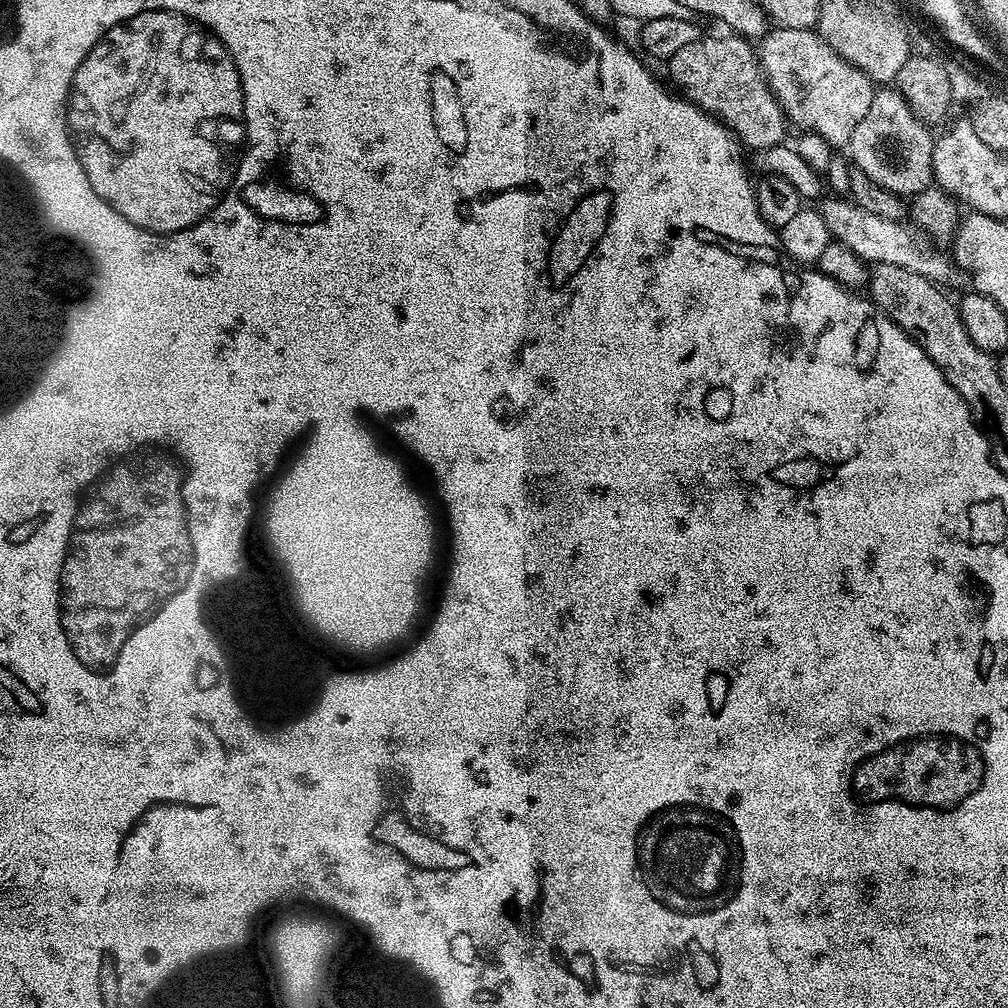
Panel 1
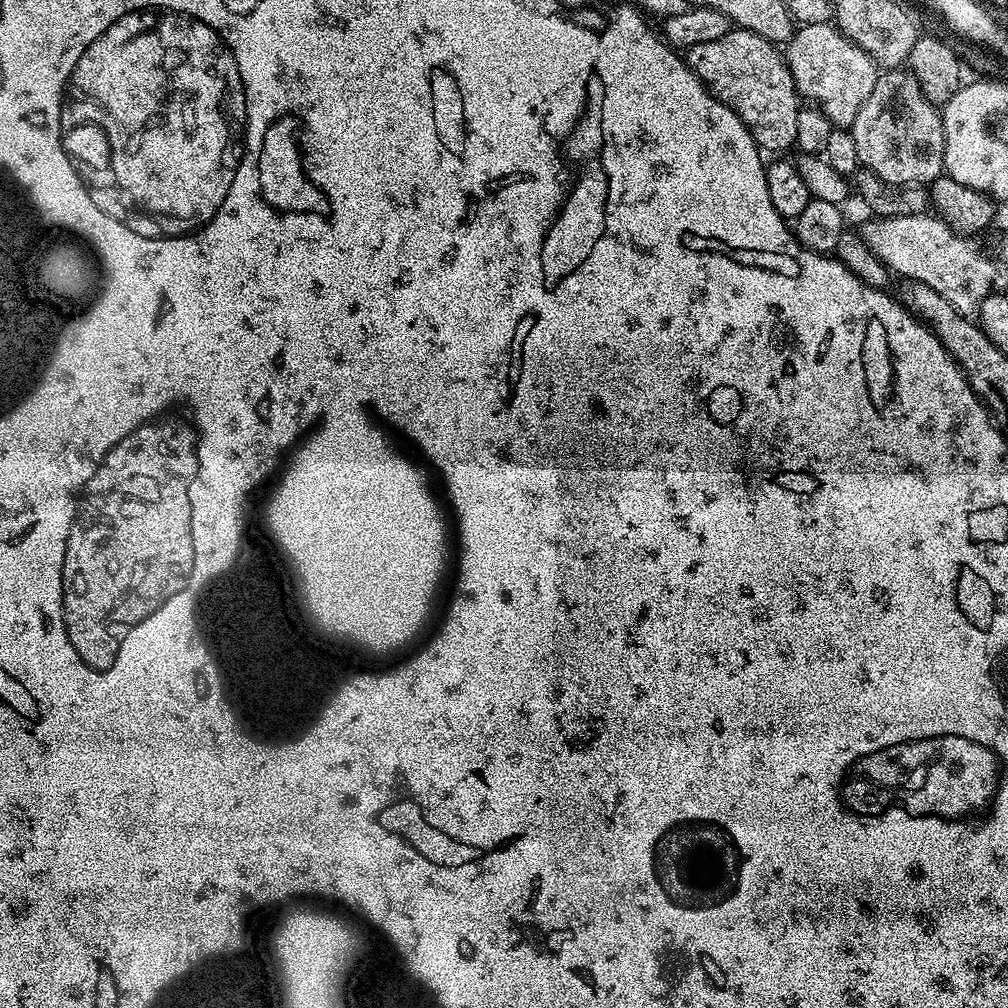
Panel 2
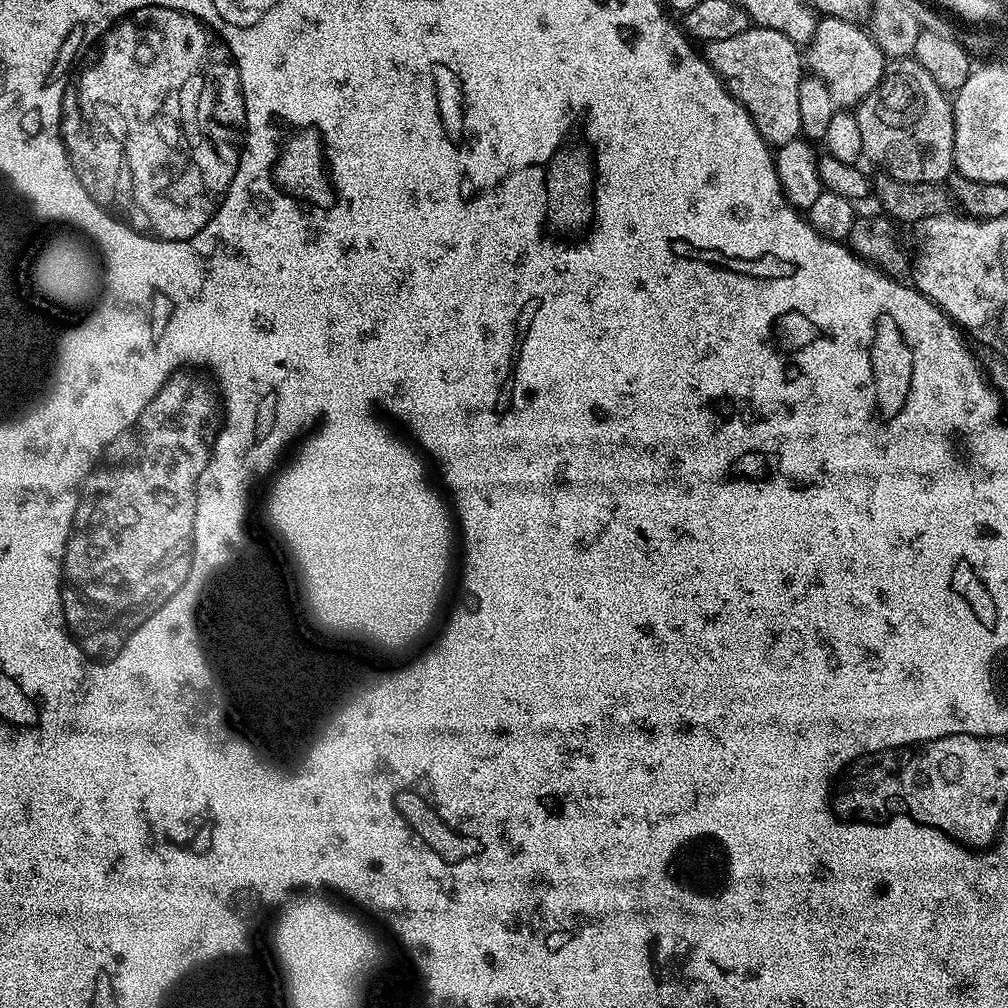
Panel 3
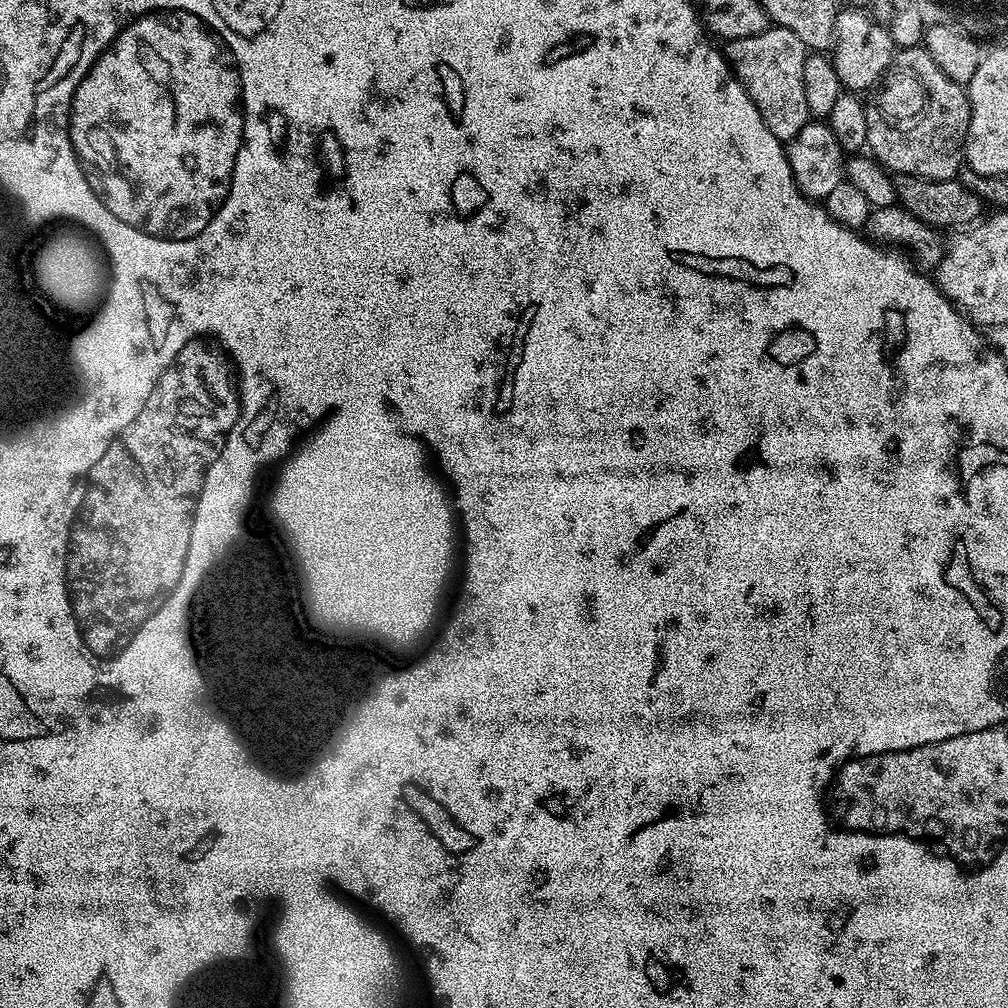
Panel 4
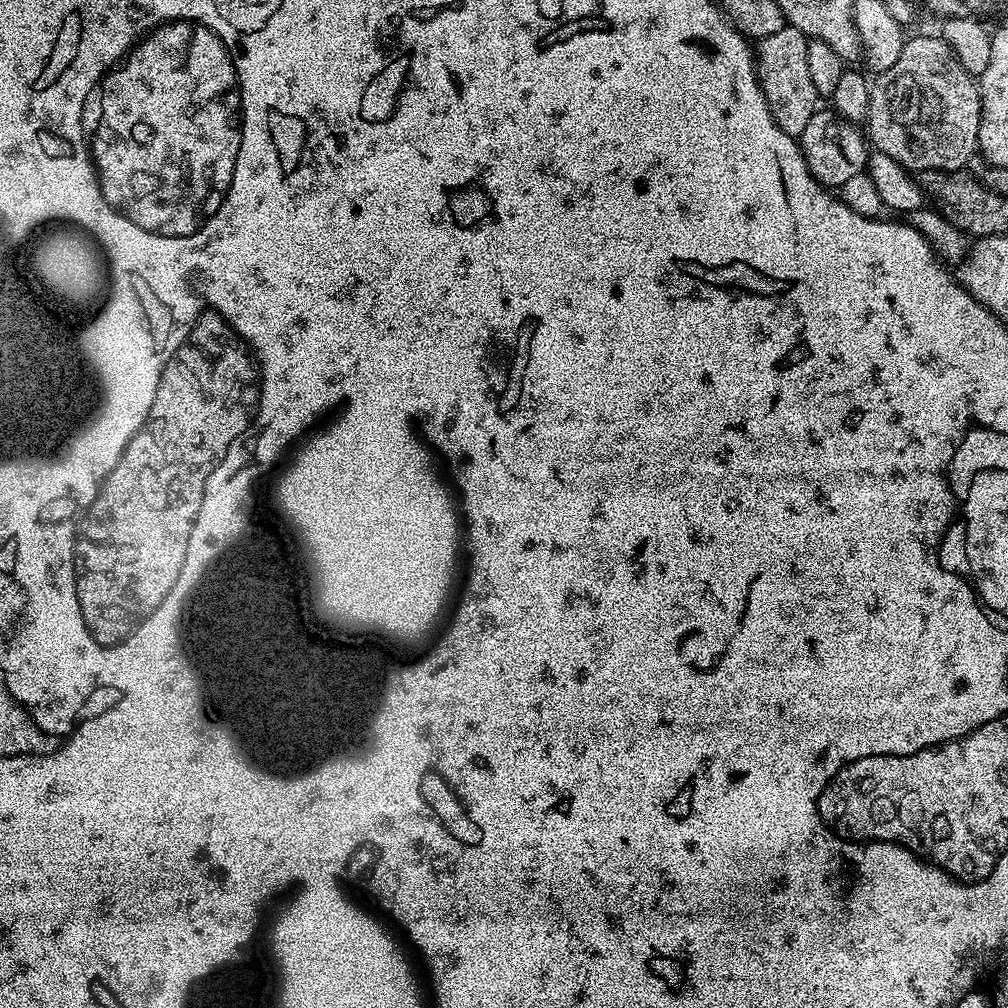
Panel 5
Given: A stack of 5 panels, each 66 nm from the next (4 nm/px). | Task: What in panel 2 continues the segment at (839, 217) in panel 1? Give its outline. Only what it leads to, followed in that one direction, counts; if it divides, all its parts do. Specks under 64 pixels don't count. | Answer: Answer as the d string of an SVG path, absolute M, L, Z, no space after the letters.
M906 214L868 218L858 228L860 236L873 254L892 272L904 280L917 280L930 290L938 290L958 314L971 317L986 297L993 295L1001 265L984 253L979 239L955 232L945 220L935 214Z

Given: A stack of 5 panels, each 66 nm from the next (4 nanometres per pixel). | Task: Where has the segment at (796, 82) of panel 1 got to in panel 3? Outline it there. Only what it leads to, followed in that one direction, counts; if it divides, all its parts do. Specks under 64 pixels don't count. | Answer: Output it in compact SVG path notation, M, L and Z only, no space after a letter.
M824 16L817 23L816 33L806 45L806 64L811 75L826 82L837 106L852 110L859 106L880 85L884 76L886 57L876 44L871 31L855 20L843 20L837 16Z

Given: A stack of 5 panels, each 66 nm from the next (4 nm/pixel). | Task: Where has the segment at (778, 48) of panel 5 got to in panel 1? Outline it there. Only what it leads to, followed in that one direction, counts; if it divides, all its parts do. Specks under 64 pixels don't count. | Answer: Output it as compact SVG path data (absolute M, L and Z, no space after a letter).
M702 34L698 42L689 42L671 56L666 68L673 82L687 99L729 128L745 149L763 150L785 143L784 131L790 125L760 69L757 49L745 37L724 35L728 36Z

